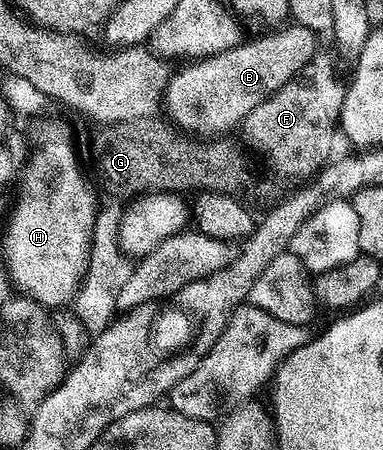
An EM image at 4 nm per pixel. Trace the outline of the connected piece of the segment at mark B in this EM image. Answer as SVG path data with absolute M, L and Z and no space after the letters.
M291 22L264 31L256 40L244 39L216 56L184 63L183 69L168 79L161 99L162 107L167 107L166 119L191 138L222 138L234 133L254 107L281 90L313 58L315 40L316 33Z

